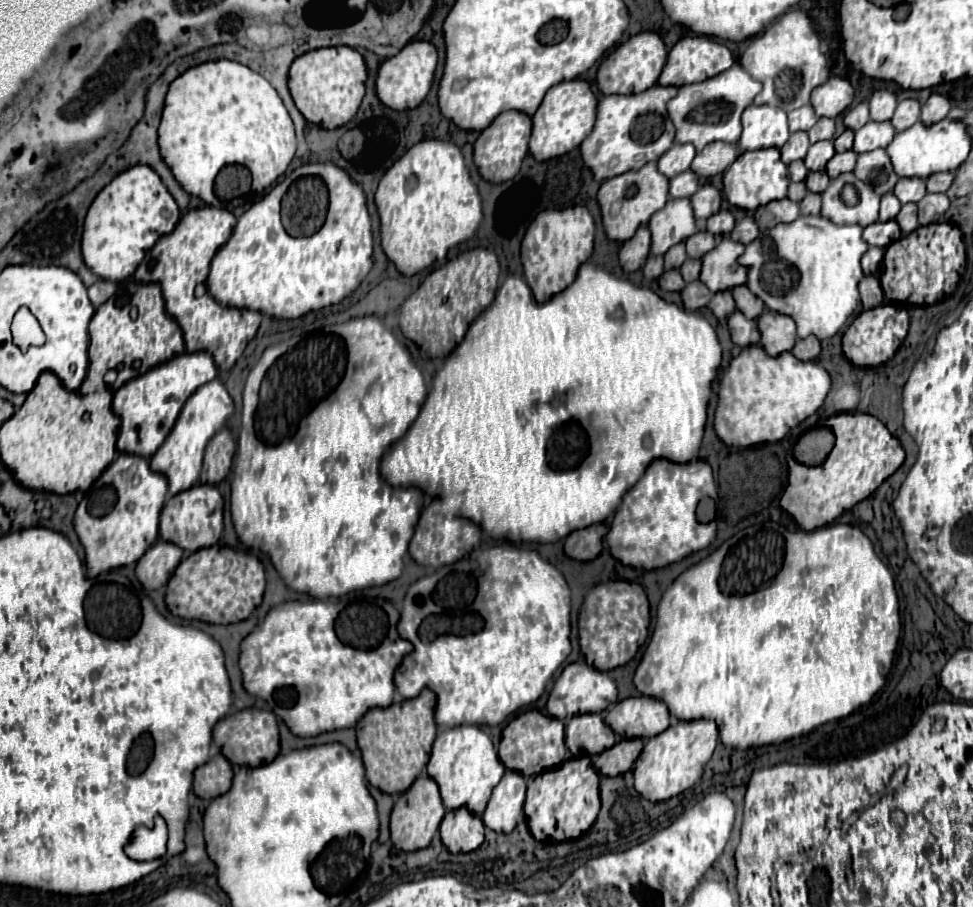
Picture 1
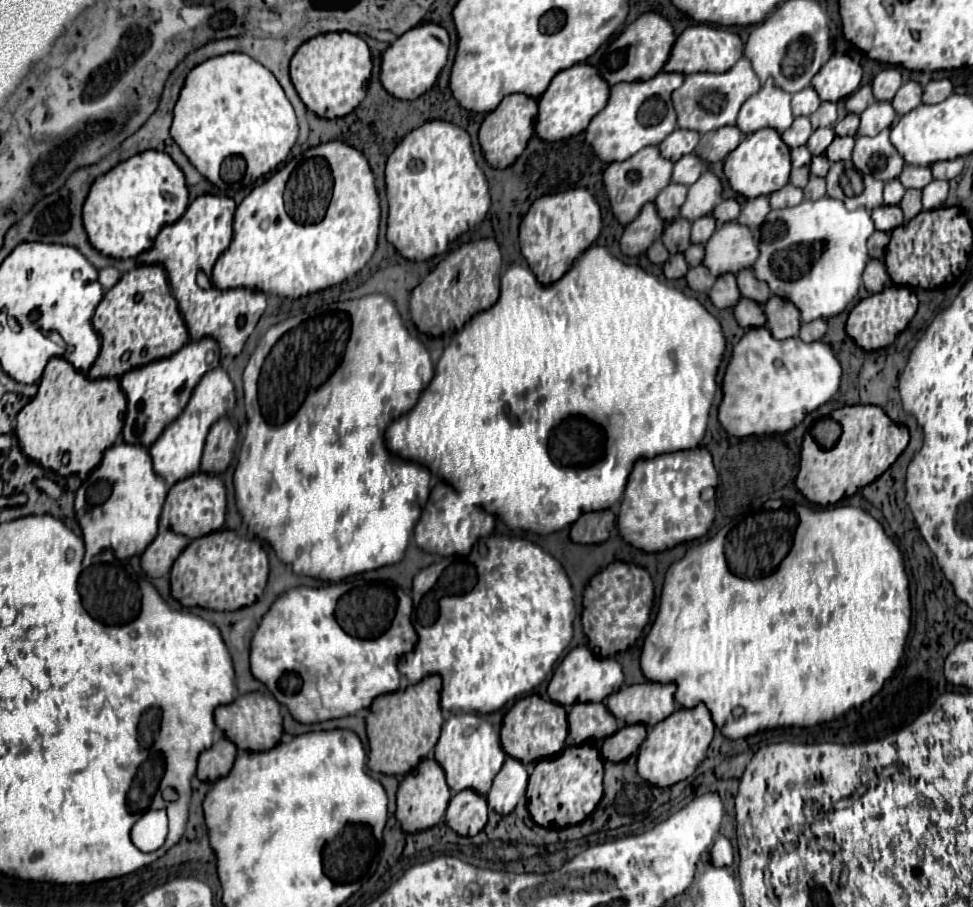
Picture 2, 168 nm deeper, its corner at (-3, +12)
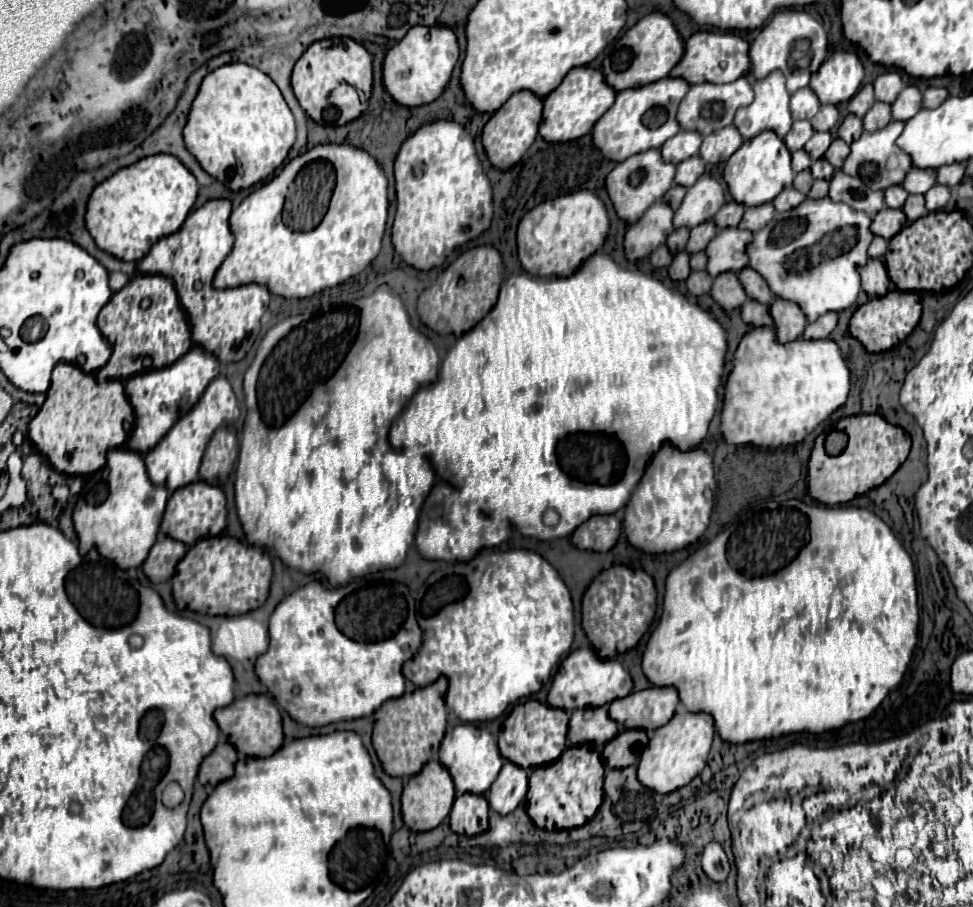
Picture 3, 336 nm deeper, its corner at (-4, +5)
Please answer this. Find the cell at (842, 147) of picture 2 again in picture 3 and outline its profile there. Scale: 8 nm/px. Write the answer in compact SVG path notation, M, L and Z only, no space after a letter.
M834 138L832 144L830 144L830 148L826 150L824 158L826 158L834 168L840 168L840 166L844 164L844 160L846 160L848 154L850 154L850 146L848 146L842 138Z

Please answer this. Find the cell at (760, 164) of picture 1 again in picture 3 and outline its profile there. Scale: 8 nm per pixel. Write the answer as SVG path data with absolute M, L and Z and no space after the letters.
M760 132L758 136L746 140L734 156L726 162L724 180L728 184L730 194L736 202L744 206L758 206L764 202L772 202L784 188L792 186L794 170L790 168L790 150L786 148L784 140L776 136L776 132Z

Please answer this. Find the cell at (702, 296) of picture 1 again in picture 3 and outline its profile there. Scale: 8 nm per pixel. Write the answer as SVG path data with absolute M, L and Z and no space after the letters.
M692 272L686 280L686 288L694 296L702 296L712 288L712 276L708 272Z

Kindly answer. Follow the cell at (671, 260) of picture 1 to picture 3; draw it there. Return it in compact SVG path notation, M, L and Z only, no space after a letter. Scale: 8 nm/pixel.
M678 228L678 230L674 230L674 232L668 236L668 240L666 240L666 246L670 248L670 252L672 252L672 254L676 254L676 252L682 252L682 250L686 248L688 236L690 236L690 230L688 230L688 228Z

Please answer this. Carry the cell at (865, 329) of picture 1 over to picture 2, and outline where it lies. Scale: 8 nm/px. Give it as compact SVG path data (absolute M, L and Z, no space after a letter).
M889 287L877 295L861 299L849 313L847 335L865 351L875 351L891 345L895 337L907 327L917 311L915 291L909 287Z

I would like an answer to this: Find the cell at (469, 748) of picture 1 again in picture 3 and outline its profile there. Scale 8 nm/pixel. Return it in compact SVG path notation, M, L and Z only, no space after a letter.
M460 724L446 732L440 746L440 762L448 768L458 794L486 794L504 764L504 758L500 756L496 740L488 730L482 730L474 724Z

